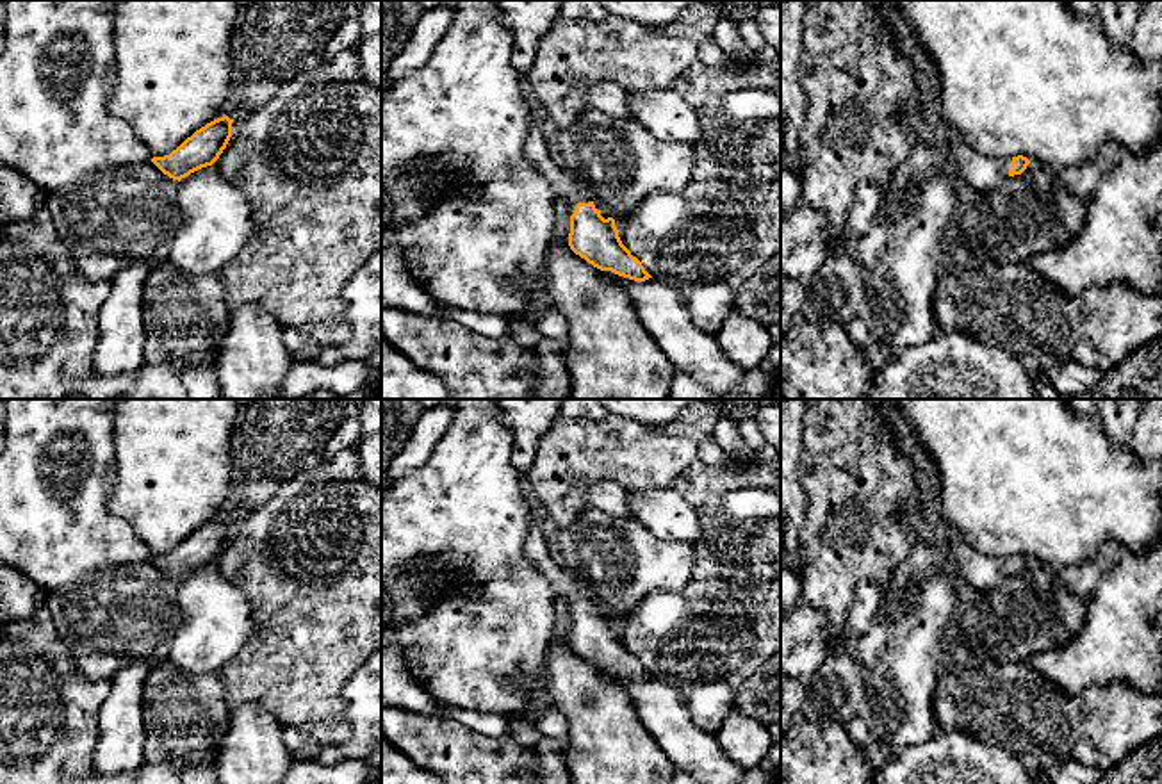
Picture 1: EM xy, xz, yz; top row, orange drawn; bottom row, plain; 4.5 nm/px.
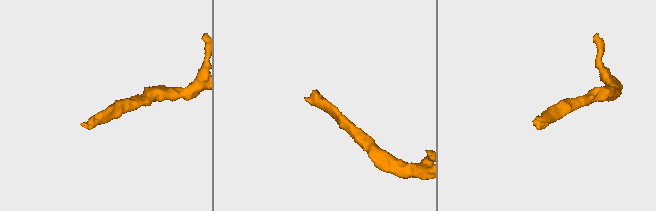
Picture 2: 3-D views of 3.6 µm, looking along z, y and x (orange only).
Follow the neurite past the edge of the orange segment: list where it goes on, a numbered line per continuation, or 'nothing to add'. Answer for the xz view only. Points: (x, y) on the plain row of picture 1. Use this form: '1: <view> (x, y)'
1: xz (564, 587)

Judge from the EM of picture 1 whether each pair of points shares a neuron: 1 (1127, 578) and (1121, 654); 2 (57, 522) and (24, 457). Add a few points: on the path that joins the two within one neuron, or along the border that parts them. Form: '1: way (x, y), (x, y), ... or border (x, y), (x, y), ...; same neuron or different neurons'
1: way (1127, 597), (1121, 608), (1121, 635); same neuron
2: way (43, 506), (43, 496), (34, 473); same neuron

